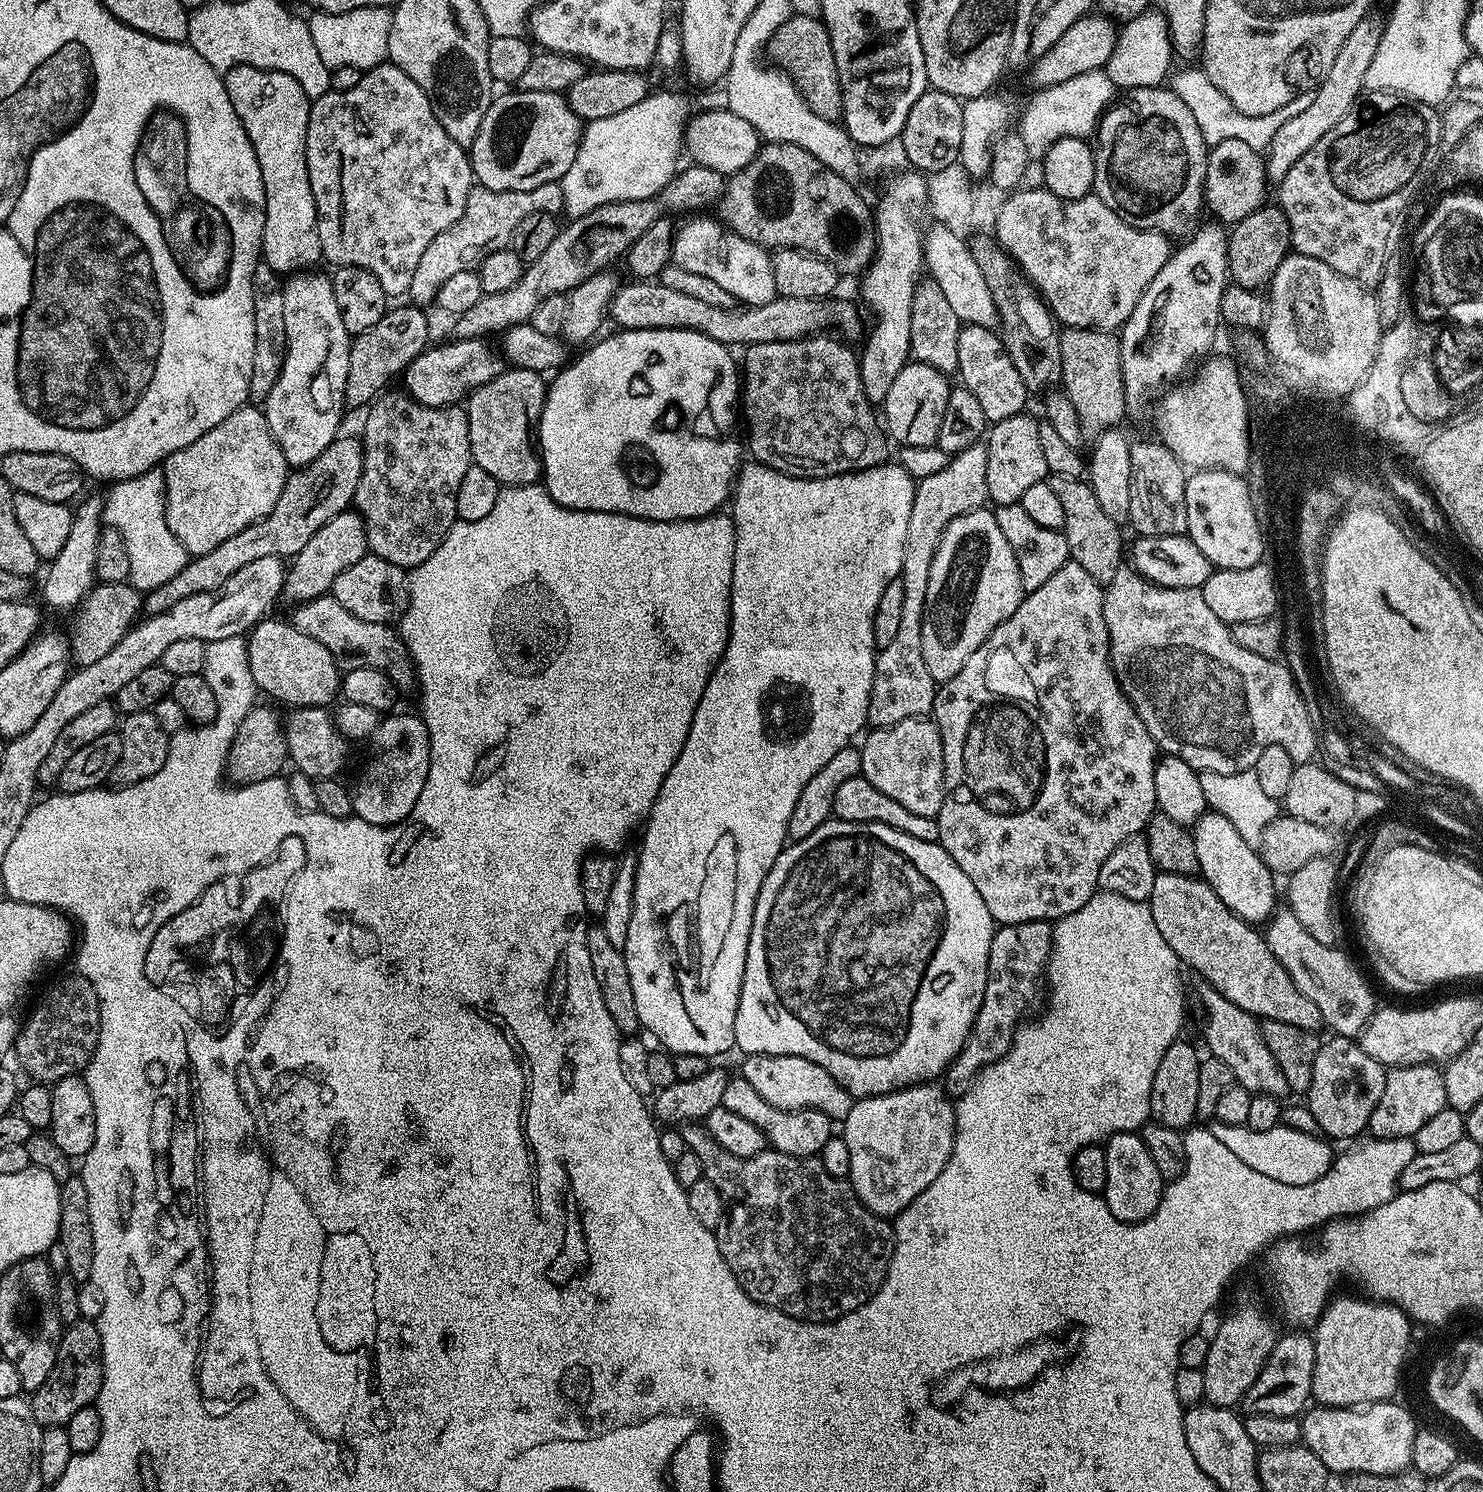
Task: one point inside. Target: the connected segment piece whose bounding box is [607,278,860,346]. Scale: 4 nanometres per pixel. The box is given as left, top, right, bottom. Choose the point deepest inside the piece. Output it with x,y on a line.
645,303

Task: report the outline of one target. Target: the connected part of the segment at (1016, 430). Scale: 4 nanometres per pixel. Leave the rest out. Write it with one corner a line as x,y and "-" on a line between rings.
1027,411
995,421
986,432
986,490
993,505
1018,504
1034,482
1049,475
1046,458
1042,455
1041,421
1028,416

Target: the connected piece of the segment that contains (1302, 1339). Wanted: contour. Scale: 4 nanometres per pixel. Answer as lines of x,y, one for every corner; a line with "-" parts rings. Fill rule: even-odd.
1292,1330
1289,1336
1281,1335
1276,1347
1268,1355
1268,1361
1262,1366
1254,1382
1245,1391
1239,1402
1241,1409
1248,1414
1266,1414
1267,1416
1299,1417
1305,1411
1312,1392
1312,1374
1314,1372
1314,1339
1307,1331

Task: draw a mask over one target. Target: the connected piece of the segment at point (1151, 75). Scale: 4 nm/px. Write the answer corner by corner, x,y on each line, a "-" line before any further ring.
1149,10
1138,14
1138,18
1123,21
1122,27
1117,31
1116,45
1108,59
1106,71
1116,90
1158,88
1169,79
1168,67
1171,64
1174,64
1174,53
1168,19
1163,11

